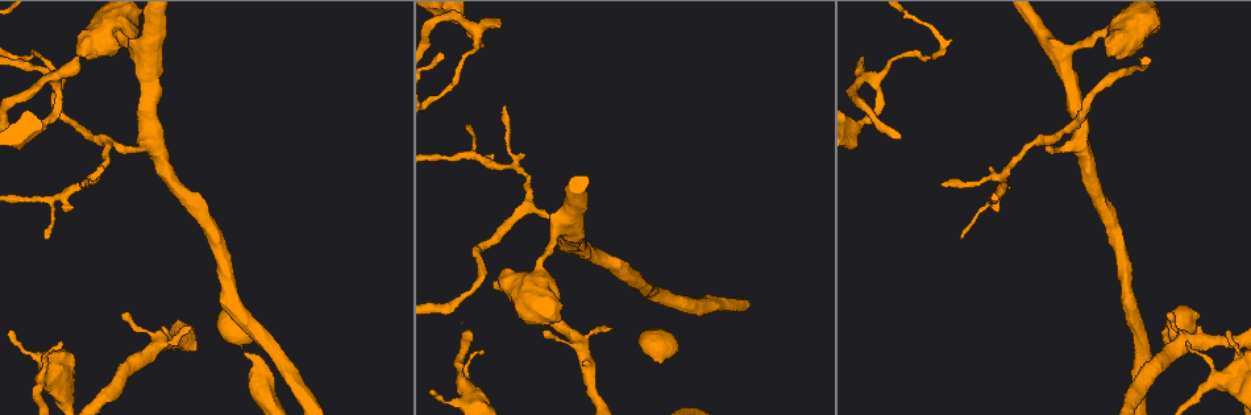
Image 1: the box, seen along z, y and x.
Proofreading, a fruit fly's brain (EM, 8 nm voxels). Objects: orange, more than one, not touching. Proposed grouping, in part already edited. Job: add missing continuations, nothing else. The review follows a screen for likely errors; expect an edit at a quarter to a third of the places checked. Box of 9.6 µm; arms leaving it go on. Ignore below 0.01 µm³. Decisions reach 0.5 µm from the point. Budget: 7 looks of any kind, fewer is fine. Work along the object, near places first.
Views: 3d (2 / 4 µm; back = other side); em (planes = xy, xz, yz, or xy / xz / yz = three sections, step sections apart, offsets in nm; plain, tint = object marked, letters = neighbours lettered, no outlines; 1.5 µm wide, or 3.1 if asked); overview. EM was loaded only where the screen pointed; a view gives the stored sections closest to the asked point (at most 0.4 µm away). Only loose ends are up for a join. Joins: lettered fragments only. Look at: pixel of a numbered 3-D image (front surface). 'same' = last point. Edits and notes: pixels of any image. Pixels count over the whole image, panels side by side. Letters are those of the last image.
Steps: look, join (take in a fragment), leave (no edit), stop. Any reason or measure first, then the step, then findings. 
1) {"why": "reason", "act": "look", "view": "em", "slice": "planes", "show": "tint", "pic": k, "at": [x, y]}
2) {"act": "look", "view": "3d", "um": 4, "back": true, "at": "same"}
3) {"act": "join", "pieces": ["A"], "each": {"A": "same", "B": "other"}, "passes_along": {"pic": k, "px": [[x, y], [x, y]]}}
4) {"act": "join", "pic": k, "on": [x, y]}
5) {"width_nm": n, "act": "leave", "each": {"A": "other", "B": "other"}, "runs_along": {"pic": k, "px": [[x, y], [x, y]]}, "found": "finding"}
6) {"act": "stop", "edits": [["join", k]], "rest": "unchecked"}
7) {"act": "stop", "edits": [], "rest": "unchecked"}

{"why": "free end", "act": "look", "view": "3d", "um": 4, "pic": 1, "at": [1108, 57]}

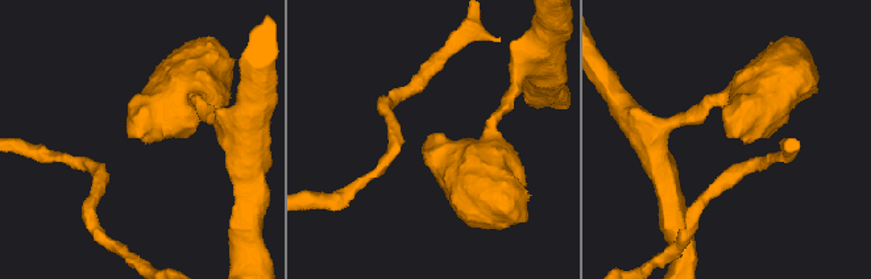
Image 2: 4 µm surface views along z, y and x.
{"act": "look", "view": "em", "slice": "xy", "step": 4, "show": "tint", "pic": 2, "at": [430, 137]}

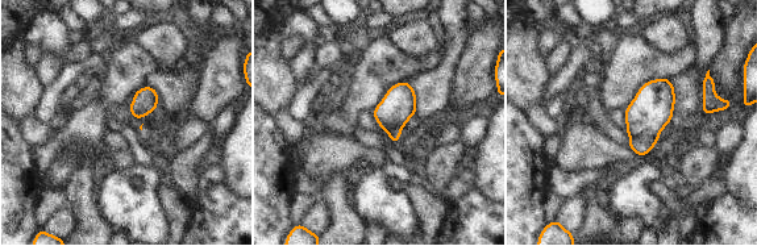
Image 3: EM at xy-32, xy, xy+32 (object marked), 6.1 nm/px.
{"why": "cut it another way", "act": "look", "view": "em", "slice": "planes", "show": "letters", "at": "same"}

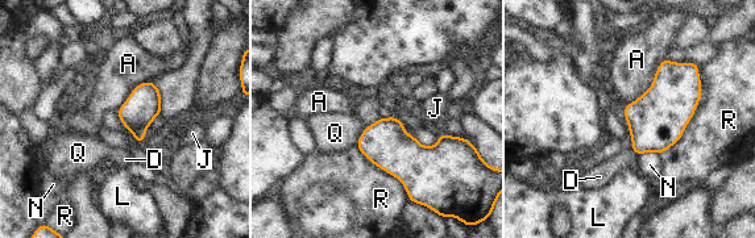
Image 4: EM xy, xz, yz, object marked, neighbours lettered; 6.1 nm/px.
{"longest_contact_nm": ["R", 600], "act": "leave", "each": {"A": "other", "D": "other", "J": "other", "L": "other", "N": "other", "Q": "other", "R": "other"}, "border": {"pic": 4, "px": [[664, 58], [652, 84], [625, 105]]}, "found": "none of them fits"}

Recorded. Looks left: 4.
{"why": "branch stops here", "act": "look", "view": "em", "slice": "planes", "show": "letters", "pic": 1, "at": [1168, 316]}

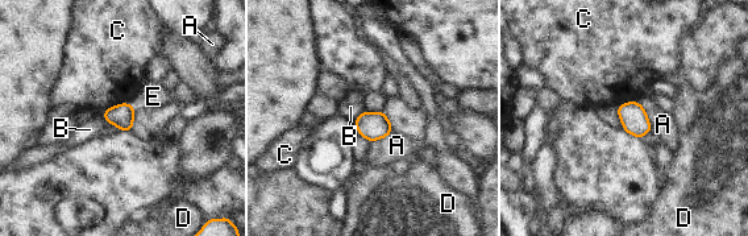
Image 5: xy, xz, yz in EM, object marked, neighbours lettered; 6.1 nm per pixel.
{"width_nm": 150, "act": "leave", "each": {"A": "other", "B": "other", "C": "other", "D": "other", "E": "other"}, "border": {"pic": 5, "px": [[102, 112], [107, 123]]}, "found": "none of them fits"}

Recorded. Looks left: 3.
{"why": "free end", "act": "look", "view": "3d", "um": 2, "pic": 1, "at": [943, 184]}

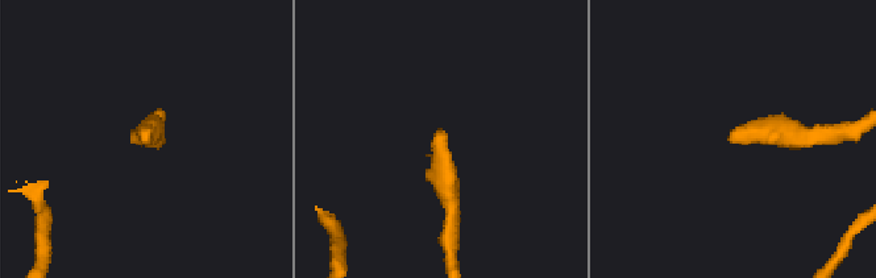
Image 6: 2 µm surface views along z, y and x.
{"act": "look", "view": "em", "slice": "xz", "step": 8, "show": "letters", "pic": 6, "at": [146, 144]}

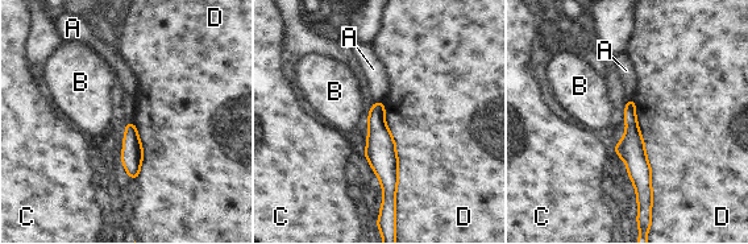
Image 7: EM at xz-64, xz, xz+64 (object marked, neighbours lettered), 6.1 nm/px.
{"longest_contact_nm": ["D", 650], "act": "leave", "each": {"A": "other", "B": "other", "C": "other", "D": "other"}, "runs_along": {"pic": 7, "px": [[630, 103], [639, 197]]}, "found": "no lettered fragment goes on from it"}

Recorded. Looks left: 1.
{"act": "stop", "edits": [], "rest": "unchecked"}

